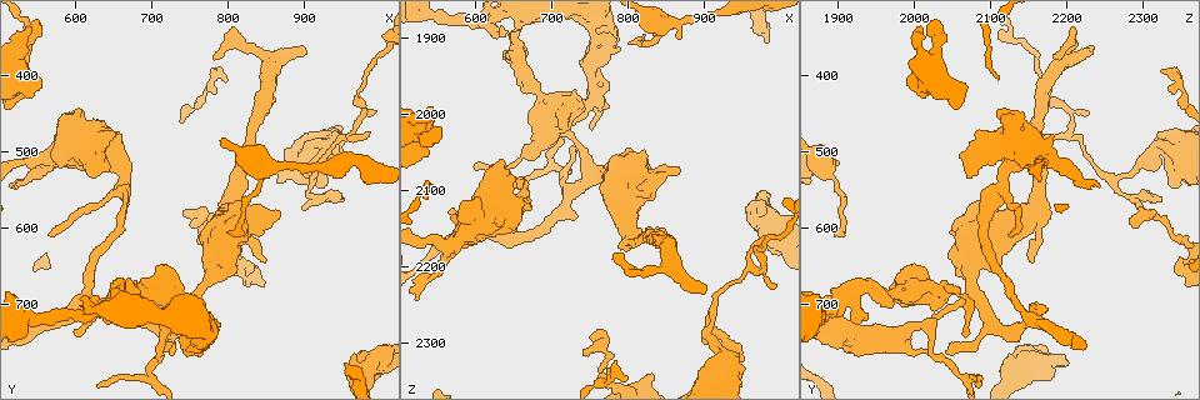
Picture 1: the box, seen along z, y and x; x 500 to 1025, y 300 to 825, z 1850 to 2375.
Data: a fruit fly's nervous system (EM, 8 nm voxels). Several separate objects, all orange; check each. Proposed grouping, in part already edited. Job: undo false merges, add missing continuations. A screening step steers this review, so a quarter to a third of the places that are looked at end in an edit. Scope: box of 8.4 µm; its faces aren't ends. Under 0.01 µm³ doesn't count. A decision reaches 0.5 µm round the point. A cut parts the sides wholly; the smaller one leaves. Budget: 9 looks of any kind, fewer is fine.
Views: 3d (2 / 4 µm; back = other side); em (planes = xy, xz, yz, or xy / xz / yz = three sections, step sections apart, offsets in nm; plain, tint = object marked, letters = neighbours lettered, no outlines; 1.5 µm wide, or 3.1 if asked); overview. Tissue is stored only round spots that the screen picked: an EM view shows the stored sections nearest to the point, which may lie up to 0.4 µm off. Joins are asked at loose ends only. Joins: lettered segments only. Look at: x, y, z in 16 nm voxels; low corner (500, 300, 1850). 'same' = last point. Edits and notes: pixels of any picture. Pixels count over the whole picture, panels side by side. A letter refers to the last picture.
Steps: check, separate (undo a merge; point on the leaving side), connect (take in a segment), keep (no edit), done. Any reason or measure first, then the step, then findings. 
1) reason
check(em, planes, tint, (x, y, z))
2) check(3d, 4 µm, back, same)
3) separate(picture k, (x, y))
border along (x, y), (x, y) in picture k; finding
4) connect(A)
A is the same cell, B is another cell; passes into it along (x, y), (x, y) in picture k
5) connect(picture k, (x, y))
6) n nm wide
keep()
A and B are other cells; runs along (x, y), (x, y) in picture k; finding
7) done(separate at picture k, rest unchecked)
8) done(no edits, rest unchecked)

an open end
check(em, xy, step 4, letters, (540, 335, 2010))

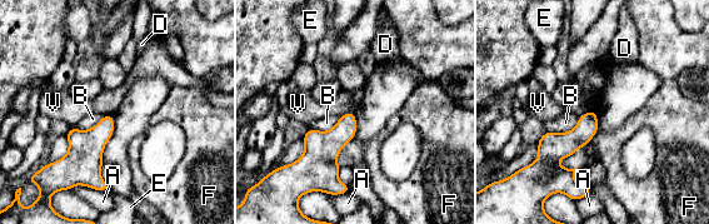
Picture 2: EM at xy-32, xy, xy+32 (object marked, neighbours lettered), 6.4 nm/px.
check(em, planes, letters, same)

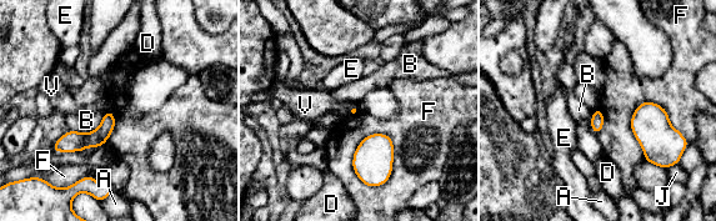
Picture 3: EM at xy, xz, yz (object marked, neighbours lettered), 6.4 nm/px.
keep()
A, B, D, E, F, J and V are other cells; runs along (110, 115), (93, 139), (56, 147) in picture 3; none of them fits

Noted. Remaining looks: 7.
an open end
check(3d, 4 µm, back, (780, 380, 2180))

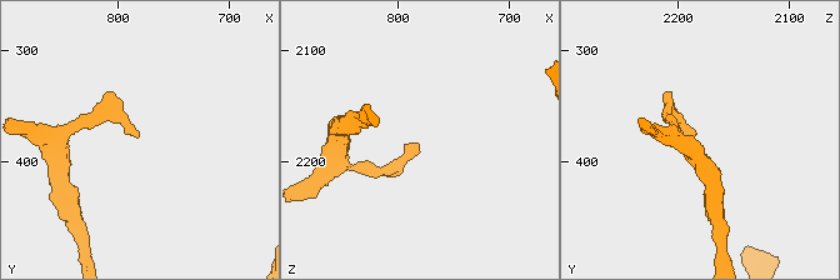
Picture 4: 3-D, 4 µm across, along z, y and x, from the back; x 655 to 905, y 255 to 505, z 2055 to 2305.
check(em, planes, tint, (780, 376, 2184))

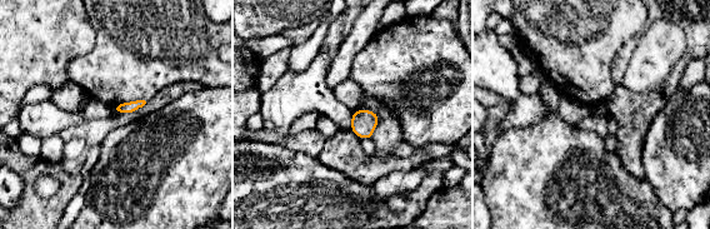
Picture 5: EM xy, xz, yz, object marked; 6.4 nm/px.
see the neighbours
check(em, planes, letters, same)

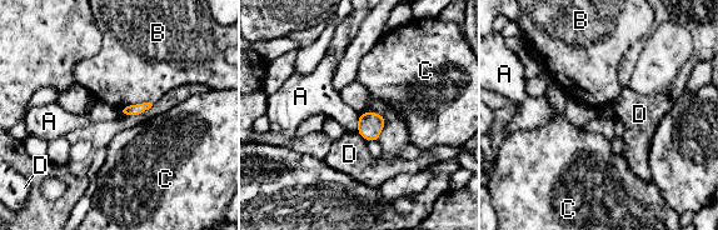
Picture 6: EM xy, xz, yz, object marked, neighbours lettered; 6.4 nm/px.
B touches over 220 nm
keep()
A, B, C and D are other cells; border along (360, 114), (357, 121), (357, 130) in picture 6; none of them fits

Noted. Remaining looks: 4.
an open end
check(em, planes, letters, (900, 365, 2230))

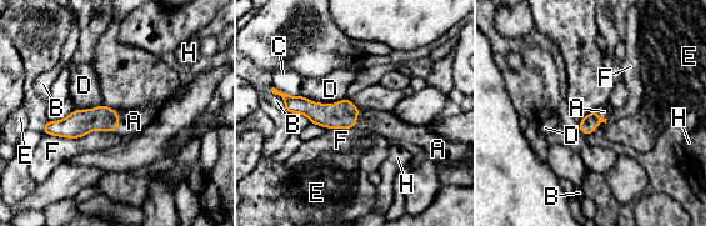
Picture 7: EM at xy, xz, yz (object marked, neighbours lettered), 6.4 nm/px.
110 nm wide
connect(A)
A is the same cell, B, C, D, E, F and H are other cells; the neuron continues

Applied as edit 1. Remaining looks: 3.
check(em, planes, letters, (765, 600, 2340))

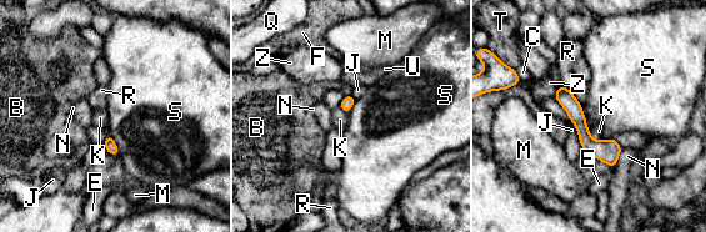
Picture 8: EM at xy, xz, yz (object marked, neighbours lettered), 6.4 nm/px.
keep()
B, C, E, F, J, K, M, N, Q, R, S, T, U and Z are other cells; border along (580, 104), (590, 131) in picture 8; continuous, no second neuron

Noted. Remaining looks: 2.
done(connect at picture 7, rest unchecked)

